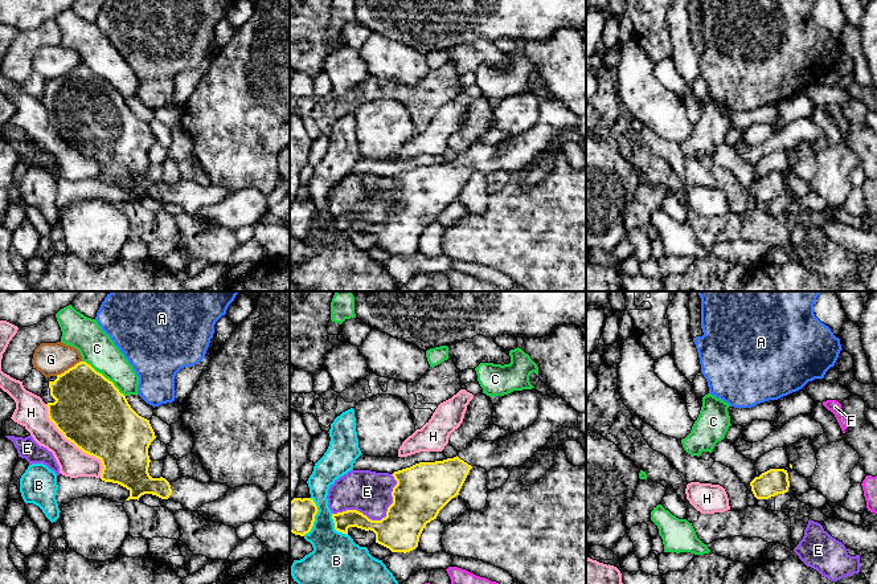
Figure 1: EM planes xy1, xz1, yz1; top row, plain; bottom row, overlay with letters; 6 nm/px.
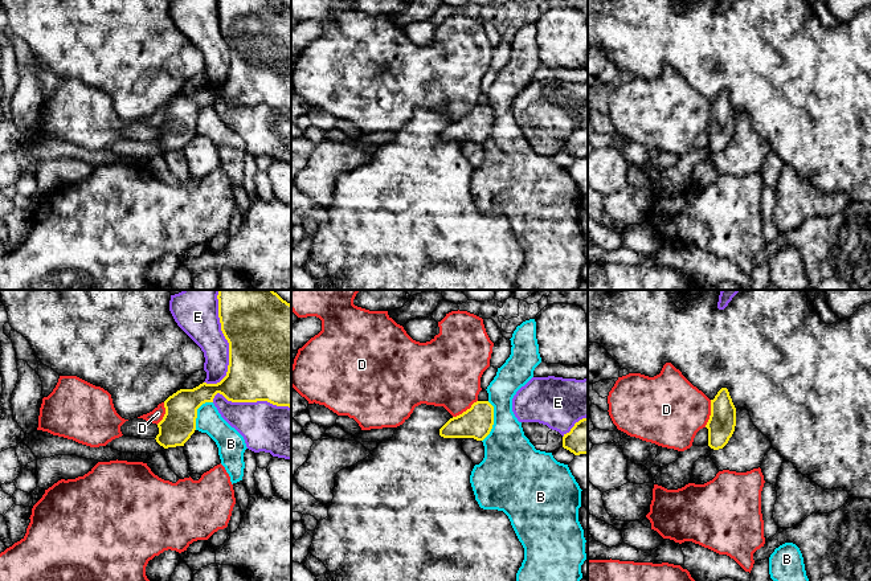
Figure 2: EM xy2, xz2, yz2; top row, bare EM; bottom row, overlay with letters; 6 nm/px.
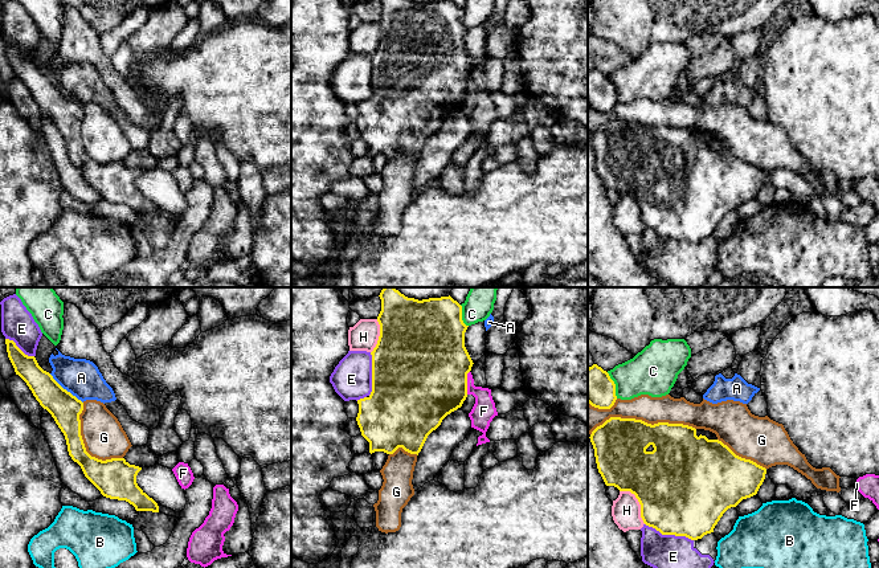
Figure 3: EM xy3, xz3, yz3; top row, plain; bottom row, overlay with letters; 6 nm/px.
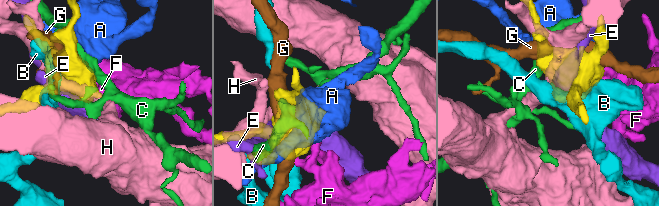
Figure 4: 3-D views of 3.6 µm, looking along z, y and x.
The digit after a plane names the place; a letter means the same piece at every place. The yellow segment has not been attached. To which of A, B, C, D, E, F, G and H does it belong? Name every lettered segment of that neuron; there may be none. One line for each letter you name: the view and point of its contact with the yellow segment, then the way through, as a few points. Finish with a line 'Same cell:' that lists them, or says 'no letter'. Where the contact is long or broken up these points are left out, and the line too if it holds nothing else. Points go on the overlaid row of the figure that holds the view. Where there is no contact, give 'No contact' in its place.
Same cell: no letter

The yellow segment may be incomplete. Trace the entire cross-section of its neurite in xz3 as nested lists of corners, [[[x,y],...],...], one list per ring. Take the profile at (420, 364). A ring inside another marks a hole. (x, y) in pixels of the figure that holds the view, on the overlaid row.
[[[384,287],[380,293],[381,311],[377,316],[380,336],[372,355],[372,392],[357,400],[356,417],[361,436],[369,442],[369,453],[393,454],[402,448],[410,454],[421,451],[428,436],[442,420],[462,406],[467,397],[467,373],[473,360],[465,347],[465,332],[469,326],[462,320],[462,306],[450,295],[429,299],[414,299],[394,287]]]

